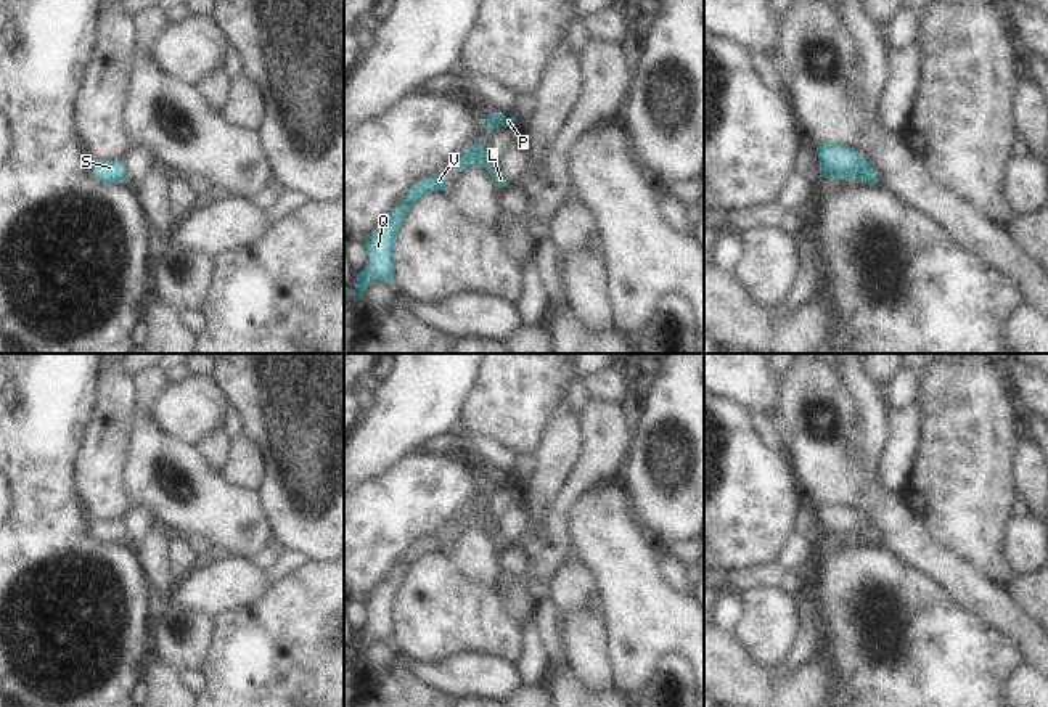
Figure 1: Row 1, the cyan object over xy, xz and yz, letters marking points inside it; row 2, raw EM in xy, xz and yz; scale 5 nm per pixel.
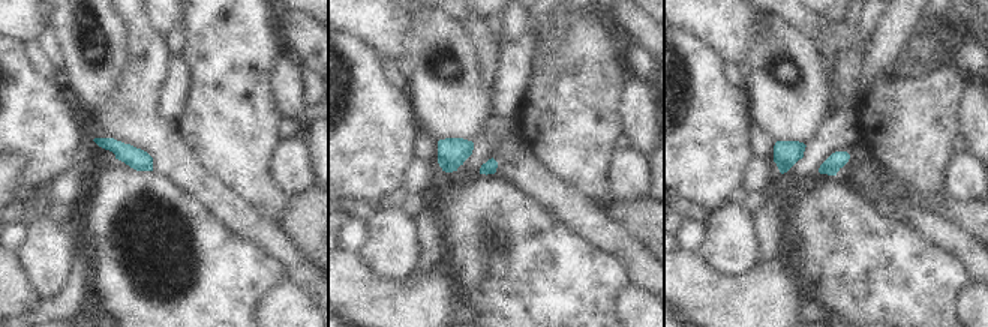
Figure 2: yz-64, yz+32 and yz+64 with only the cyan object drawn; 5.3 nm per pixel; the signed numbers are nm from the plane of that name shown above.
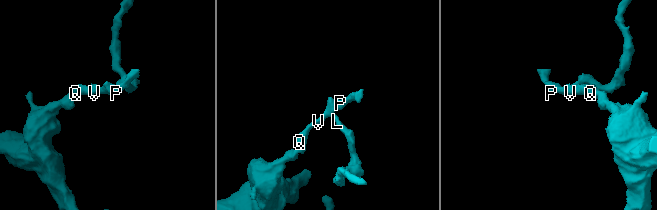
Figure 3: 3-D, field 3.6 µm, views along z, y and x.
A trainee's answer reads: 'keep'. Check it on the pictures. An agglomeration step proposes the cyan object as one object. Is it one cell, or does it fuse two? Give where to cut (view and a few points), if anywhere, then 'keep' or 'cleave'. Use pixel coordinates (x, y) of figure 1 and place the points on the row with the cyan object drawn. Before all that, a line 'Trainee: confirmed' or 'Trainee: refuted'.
Trainee: confirmed
no cut | keep

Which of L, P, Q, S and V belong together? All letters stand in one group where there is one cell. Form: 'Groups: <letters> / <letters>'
Groups: L P Q S V

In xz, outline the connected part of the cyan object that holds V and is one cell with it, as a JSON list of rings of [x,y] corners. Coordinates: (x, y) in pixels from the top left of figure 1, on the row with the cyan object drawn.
[[[429,175],[420,180],[405,199],[394,209],[391,219],[371,233],[368,243],[365,244],[368,264],[358,273],[354,289],[354,297],[357,300],[375,281],[383,281],[386,284],[392,283],[392,276],[395,273],[395,241],[411,206],[418,199],[436,191],[447,191],[447,188],[448,180],[445,175]]]

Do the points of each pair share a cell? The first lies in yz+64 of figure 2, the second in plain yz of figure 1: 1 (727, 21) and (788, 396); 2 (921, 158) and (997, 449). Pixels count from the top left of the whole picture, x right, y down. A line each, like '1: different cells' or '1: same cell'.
1: different cells
2: same cell

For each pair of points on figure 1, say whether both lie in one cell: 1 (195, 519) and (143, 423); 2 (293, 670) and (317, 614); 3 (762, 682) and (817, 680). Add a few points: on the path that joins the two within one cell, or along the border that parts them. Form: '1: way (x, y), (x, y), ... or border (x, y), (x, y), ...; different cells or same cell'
1: way (195, 495), (190, 476), (161, 447); same cell
2: way (298, 656), (317, 637), (317, 629); same cell
3: way (775, 690), (804, 690); same cell

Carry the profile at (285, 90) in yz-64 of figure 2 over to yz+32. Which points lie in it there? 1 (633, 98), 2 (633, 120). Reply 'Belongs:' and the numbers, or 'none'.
Belongs: 1, 2

